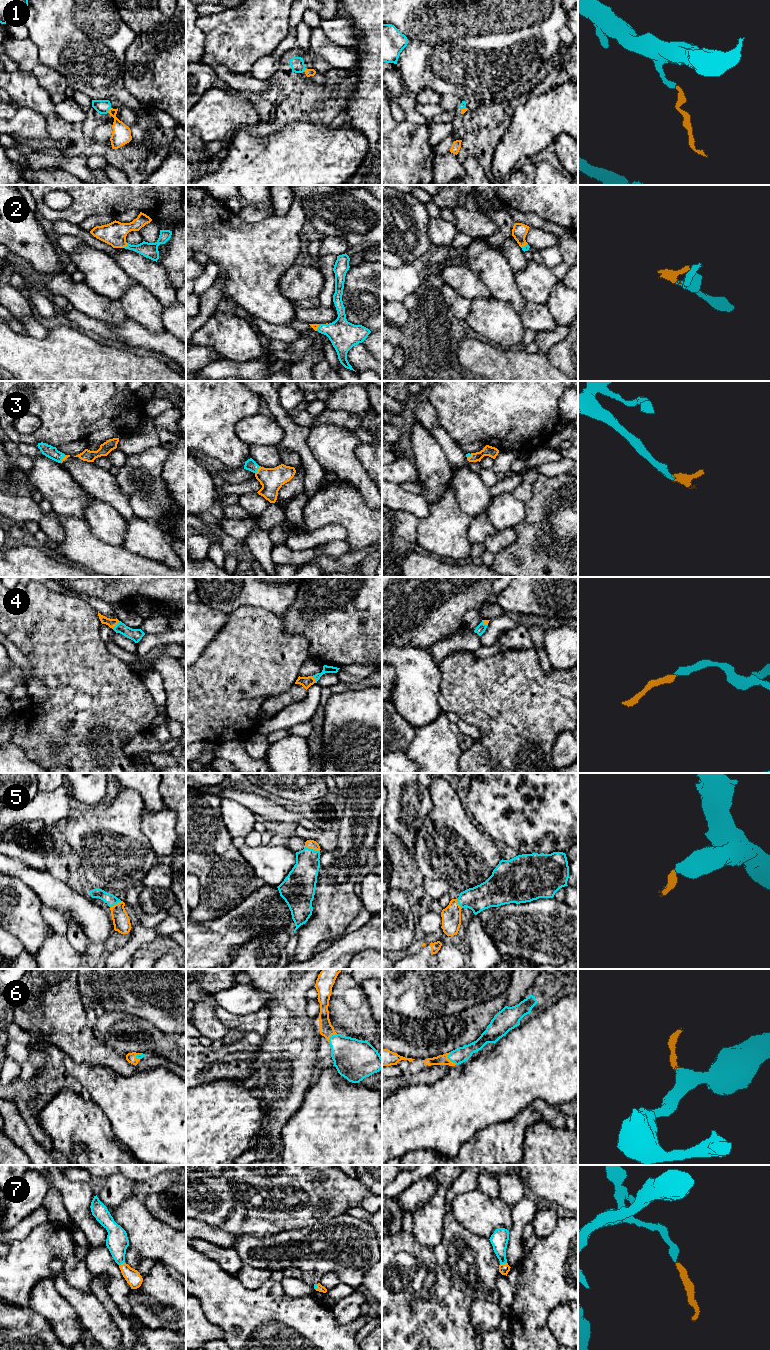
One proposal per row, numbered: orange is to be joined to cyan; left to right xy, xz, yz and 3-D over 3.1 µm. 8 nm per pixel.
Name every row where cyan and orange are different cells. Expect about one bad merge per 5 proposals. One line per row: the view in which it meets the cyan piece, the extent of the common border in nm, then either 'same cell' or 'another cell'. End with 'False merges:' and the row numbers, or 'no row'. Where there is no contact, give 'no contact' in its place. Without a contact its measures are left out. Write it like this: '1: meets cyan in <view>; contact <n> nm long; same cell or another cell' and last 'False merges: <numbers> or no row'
1: meets cyan in xy; contact 50 nm long; same cell
2: meets cyan in xy; contact 60 nm long; same cell
3: meets cyan in xz; contact 70 nm long; same cell
4: meets cyan in xy; contact 90 nm long; same cell
5: meets cyan in xz; contact 130 nm long; same cell
6: meets cyan in yz; contact 120 nm long; same cell
7: meets cyan in yz; contact 60 nm long; same cell
False merges: no row

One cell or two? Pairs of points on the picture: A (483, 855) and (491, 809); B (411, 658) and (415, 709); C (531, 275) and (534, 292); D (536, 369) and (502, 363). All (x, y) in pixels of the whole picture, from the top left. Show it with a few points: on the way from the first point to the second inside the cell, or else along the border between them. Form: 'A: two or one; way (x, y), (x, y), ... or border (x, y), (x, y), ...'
A: two; border (483, 830), (494, 841)
B: one; way (415, 671), (415, 696)
C: one; way (534, 279), (534, 288)
D: one; way (528, 369), (510, 369)

